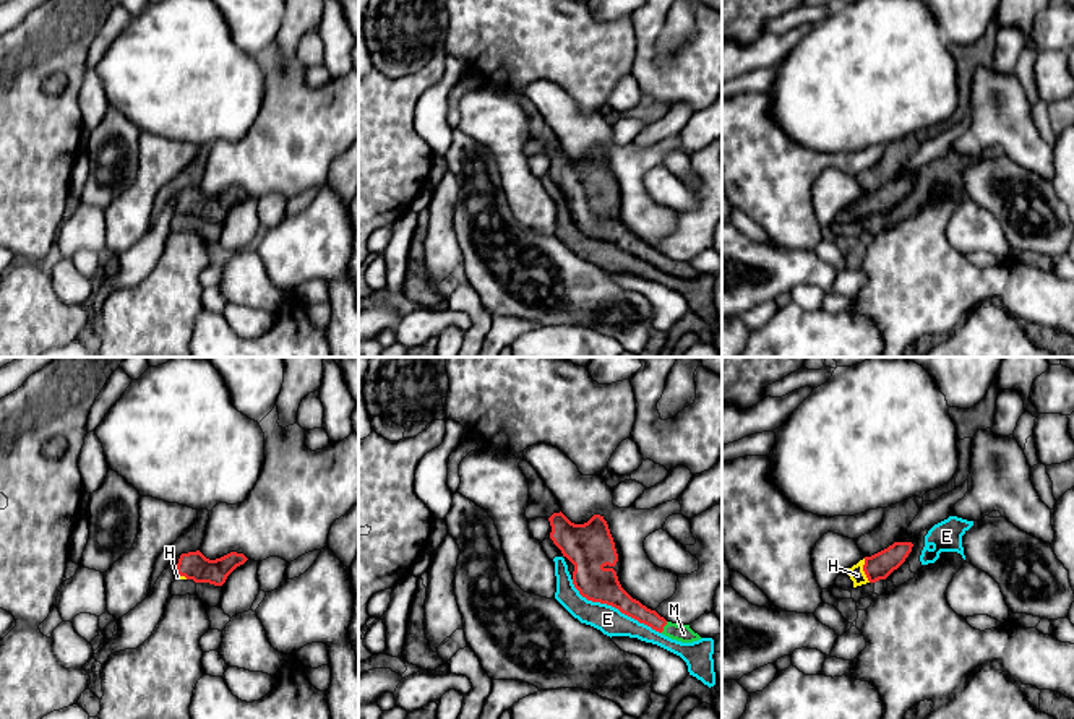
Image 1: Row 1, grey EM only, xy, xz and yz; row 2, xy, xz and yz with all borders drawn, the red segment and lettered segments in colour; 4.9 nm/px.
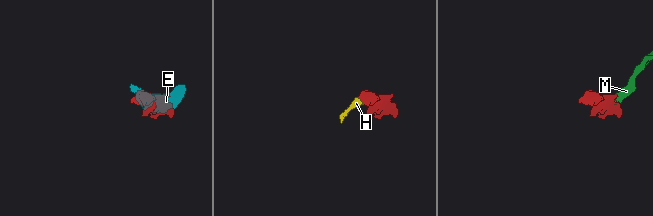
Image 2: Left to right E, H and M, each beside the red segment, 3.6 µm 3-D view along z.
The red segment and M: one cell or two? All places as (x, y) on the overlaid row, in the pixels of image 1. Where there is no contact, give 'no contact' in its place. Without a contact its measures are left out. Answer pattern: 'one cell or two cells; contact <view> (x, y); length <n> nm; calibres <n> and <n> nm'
one cell; contact xz (664, 625); length 70 nm; calibres 90 and 90 nm

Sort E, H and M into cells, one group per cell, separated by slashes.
E / H M

